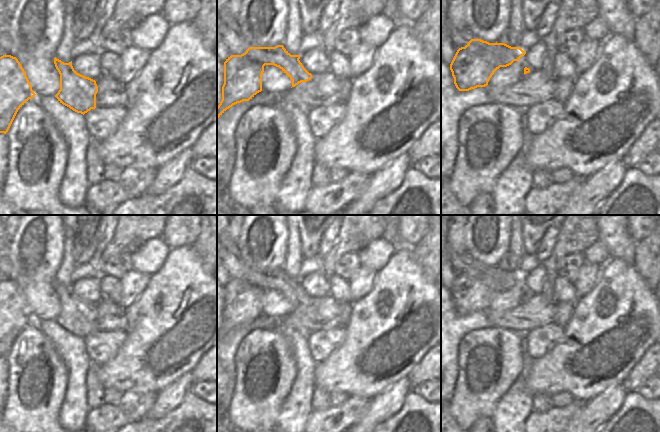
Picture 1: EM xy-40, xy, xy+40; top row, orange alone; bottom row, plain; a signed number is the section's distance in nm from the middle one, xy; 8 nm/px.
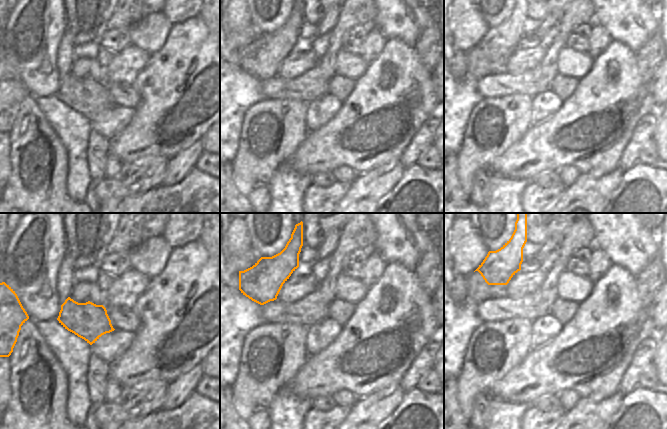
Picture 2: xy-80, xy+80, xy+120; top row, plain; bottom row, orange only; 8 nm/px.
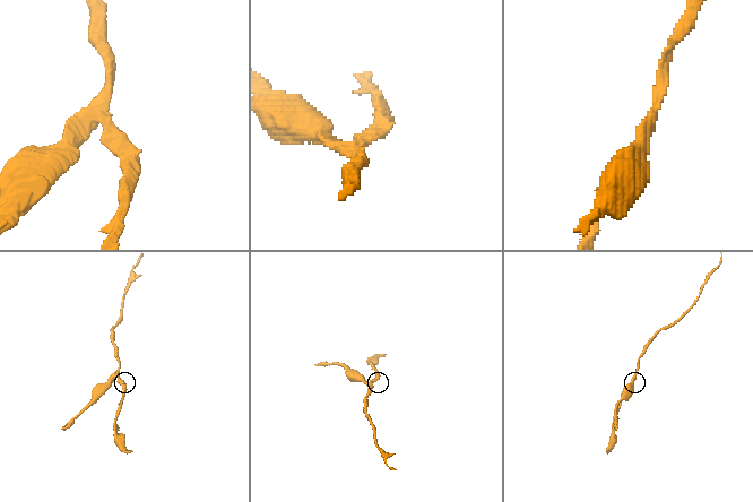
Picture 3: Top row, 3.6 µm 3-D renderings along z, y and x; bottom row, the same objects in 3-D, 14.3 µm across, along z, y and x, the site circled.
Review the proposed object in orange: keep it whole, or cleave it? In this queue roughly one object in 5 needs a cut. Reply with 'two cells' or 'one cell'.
two cells

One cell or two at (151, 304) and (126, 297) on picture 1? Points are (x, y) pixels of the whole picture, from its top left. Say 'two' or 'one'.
two

